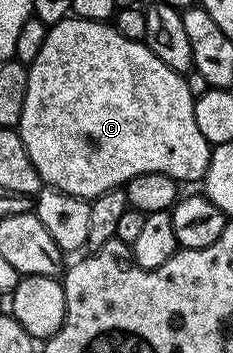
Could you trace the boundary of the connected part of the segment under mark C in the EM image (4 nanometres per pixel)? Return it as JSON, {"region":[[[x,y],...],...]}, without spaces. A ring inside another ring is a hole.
{"region":[[[69,16],[63,19],[60,23],[49,26],[46,30],[46,38],[44,44],[41,45],[40,51],[36,55],[36,59],[32,59],[32,63],[28,67],[28,91],[24,95],[24,111],[20,111],[20,123],[16,127],[16,131],[20,135],[20,139],[24,143],[24,147],[28,151],[28,159],[32,163],[32,167],[36,167],[38,178],[43,181],[49,188],[59,189],[68,195],[76,195],[77,197],[85,197],[93,199],[104,195],[104,191],[116,189],[125,186],[127,181],[130,181],[136,175],[148,175],[149,173],[159,173],[160,175],[168,175],[173,181],[185,183],[185,181],[201,182],[210,165],[210,155],[212,147],[204,139],[204,135],[200,135],[200,127],[196,127],[196,115],[194,114],[194,98],[188,91],[188,83],[185,76],[176,71],[172,71],[172,67],[168,67],[168,63],[160,63],[160,59],[156,59],[156,55],[152,55],[152,51],[146,46],[145,41],[133,41],[132,39],[124,39],[124,35],[120,35],[120,31],[114,28],[113,24],[105,21],[89,21],[83,17]]]}

